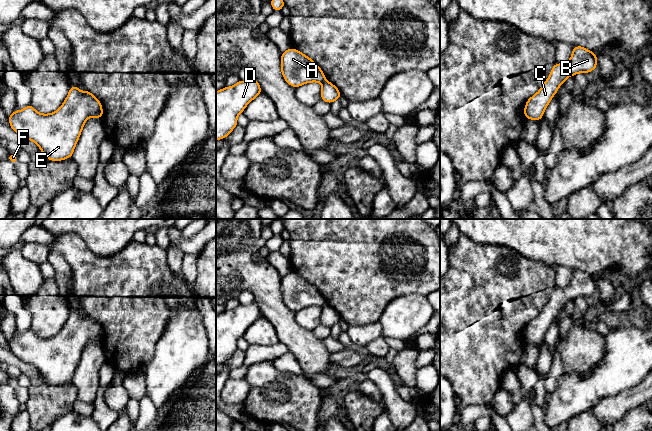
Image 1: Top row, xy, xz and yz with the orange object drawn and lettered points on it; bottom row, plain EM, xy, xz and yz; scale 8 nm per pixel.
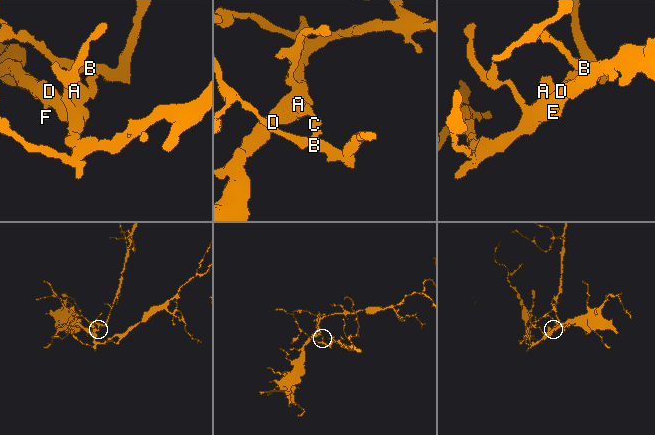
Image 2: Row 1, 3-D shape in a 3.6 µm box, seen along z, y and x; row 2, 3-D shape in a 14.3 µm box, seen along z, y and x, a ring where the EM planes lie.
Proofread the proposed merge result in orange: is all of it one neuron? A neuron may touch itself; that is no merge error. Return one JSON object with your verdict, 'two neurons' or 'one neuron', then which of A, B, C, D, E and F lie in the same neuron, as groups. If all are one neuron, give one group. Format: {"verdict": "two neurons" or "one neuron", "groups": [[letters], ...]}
{"verdict": "two neurons", "groups": [["A", "D", "E", "F"], ["B", "C"]]}

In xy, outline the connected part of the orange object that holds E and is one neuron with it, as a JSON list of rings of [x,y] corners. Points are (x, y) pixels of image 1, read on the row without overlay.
[[[71,309],[61,331],[50,338],[41,338],[30,328],[8,340],[17,358],[37,368],[51,385],[71,382],[85,346],[89,341],[101,342],[101,327],[89,315]]]

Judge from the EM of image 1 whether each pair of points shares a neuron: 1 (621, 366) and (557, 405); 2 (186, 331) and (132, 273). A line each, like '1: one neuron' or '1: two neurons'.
1: one neuron
2: two neurons

